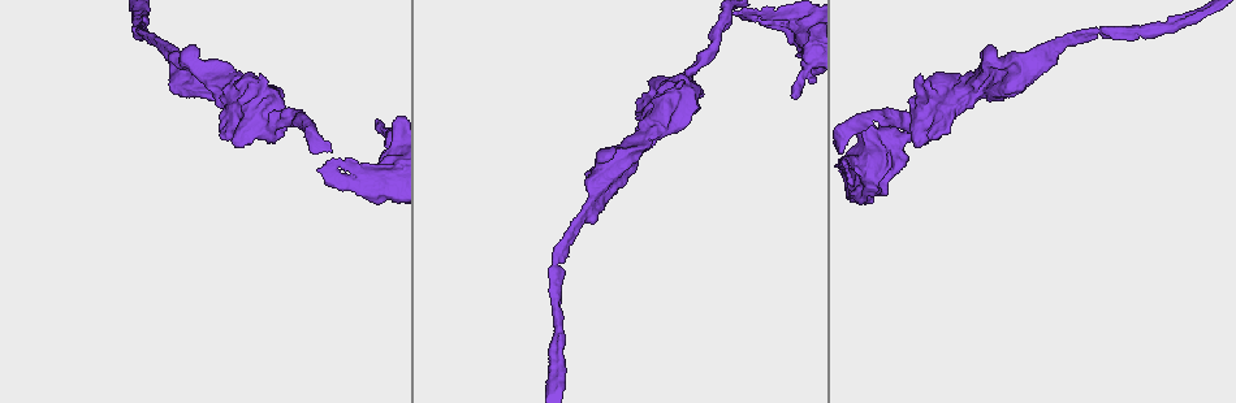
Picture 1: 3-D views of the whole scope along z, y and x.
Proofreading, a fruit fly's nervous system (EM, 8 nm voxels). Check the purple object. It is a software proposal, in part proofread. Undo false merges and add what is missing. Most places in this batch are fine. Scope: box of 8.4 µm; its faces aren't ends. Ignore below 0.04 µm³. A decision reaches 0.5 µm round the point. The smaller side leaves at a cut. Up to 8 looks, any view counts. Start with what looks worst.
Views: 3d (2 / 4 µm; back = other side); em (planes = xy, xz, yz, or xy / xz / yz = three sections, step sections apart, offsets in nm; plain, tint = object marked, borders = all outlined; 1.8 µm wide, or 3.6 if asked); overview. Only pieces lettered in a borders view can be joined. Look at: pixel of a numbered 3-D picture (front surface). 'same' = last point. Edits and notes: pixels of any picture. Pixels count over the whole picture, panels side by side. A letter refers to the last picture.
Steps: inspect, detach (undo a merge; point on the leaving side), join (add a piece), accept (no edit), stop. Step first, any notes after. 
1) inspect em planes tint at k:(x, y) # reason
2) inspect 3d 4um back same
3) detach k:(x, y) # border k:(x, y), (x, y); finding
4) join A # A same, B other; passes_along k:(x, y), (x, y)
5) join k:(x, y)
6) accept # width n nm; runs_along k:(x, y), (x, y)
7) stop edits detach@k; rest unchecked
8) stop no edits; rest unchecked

inspect 3d 4um at 1:(379, 121) # an open end

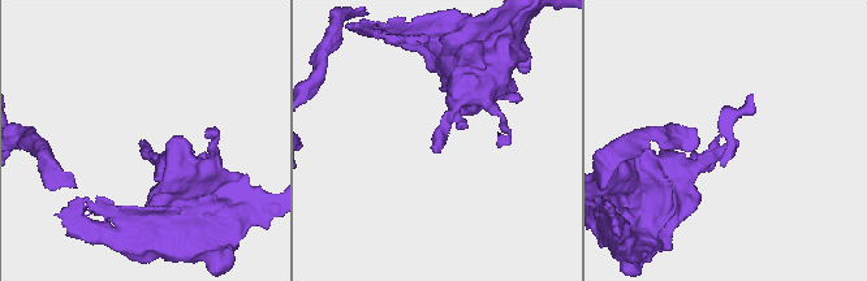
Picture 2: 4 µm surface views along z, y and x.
inspect em planes borders at 2:(433, 153)

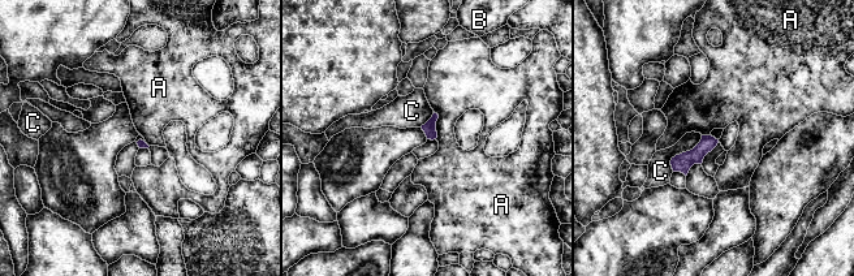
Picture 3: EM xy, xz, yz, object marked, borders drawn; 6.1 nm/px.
accept # A other, B other, C other; no lettered piece goes on from it

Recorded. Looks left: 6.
inspect 3d 4um at 1:(861, 185) # calibre changes

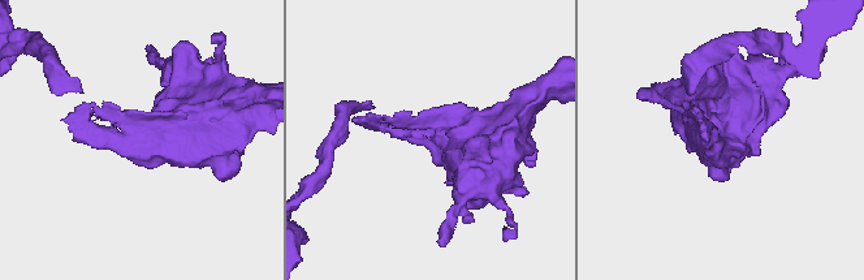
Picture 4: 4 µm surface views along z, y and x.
inspect em 3.6um planes borders at 4:(446, 140)

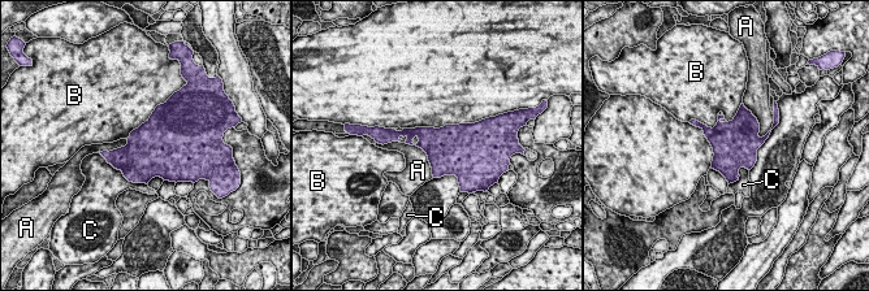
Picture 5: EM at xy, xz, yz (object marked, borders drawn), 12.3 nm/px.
accept # A other, B other, C other; border 5:(742, 103), (764, 137); all the same neuron

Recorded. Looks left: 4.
inspect em planes plain at 1:(210, 84) # arms part here

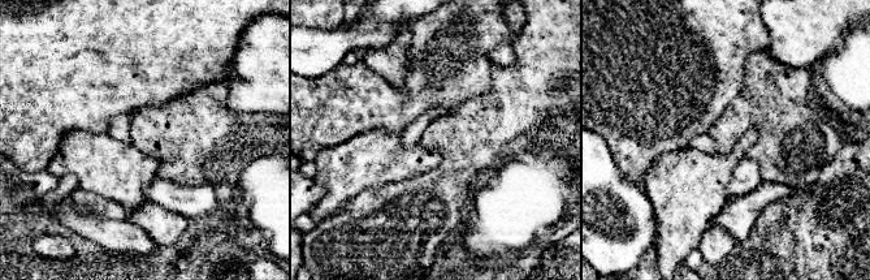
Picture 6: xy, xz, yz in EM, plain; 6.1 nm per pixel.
inspect em planes tint same

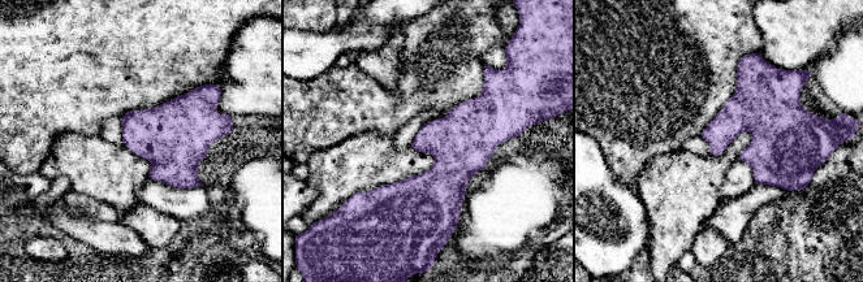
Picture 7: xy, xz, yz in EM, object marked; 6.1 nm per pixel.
inspect em planes borders same # what lies round it

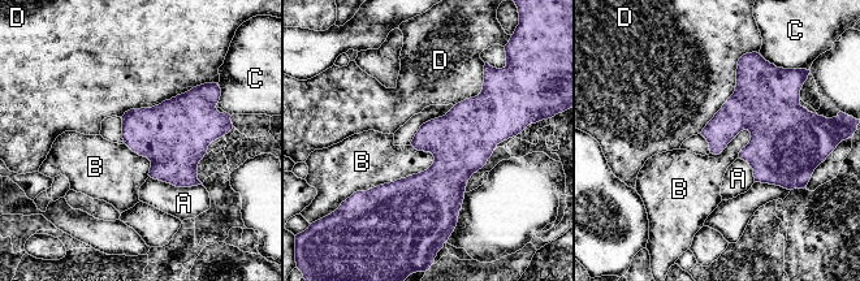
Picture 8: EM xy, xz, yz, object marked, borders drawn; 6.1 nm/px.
accept # A other, B other, C other, D other; border 8:(435, 158), (423, 171), (357, 191); all the same neuron

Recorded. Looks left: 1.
stop no edits; rest unchecked

